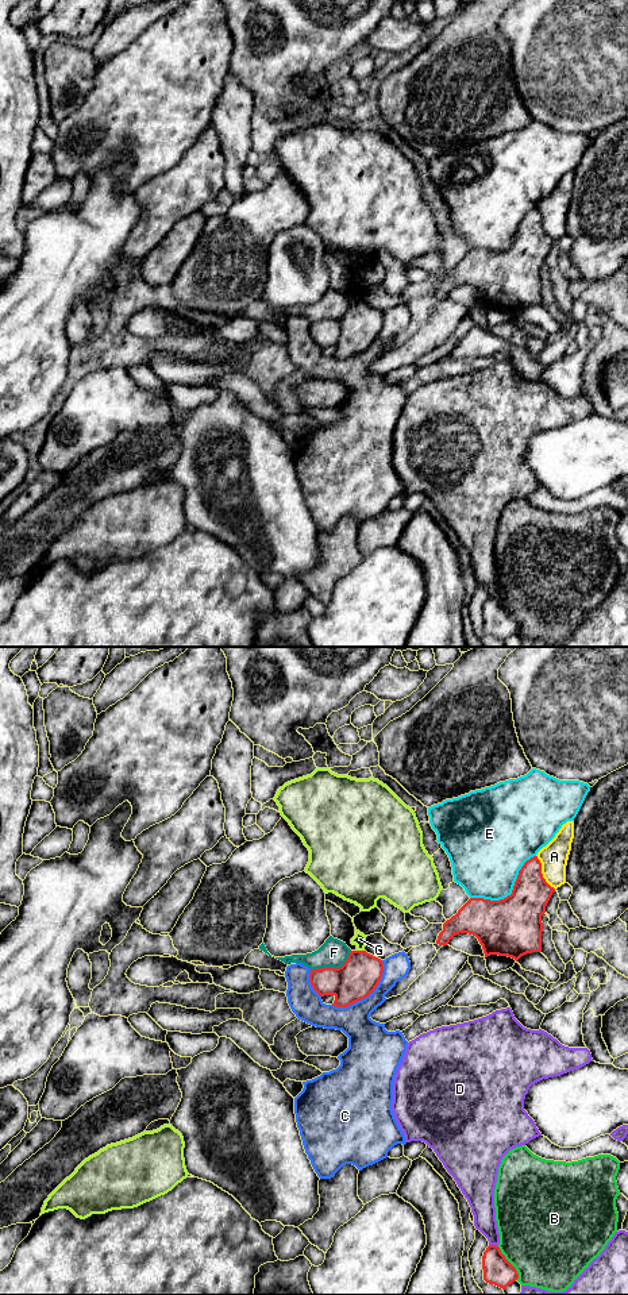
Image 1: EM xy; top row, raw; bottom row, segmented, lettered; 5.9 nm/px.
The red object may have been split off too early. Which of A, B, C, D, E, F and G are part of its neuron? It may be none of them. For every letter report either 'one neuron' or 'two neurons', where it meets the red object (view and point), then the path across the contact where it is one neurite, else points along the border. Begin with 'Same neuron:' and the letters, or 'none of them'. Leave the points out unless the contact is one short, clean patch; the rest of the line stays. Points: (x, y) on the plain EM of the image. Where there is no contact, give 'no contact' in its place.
Same neuron: none of them
A: two neurons; meets red in xy at (540, 224)
B: two neurons; meets red in xy at (509, 615)
C: two neurons; meets red in xy at (368, 347)
D: two neurons; meets red in xy at (493, 597)
E: two neurons; meets red in xy at (512, 245)
F: two neurons; meets red in xy at (332, 319); border along xy (351, 303), (347, 311), (338, 319), (311, 322)
G: two neurons; meets red in xy at (361, 303)

